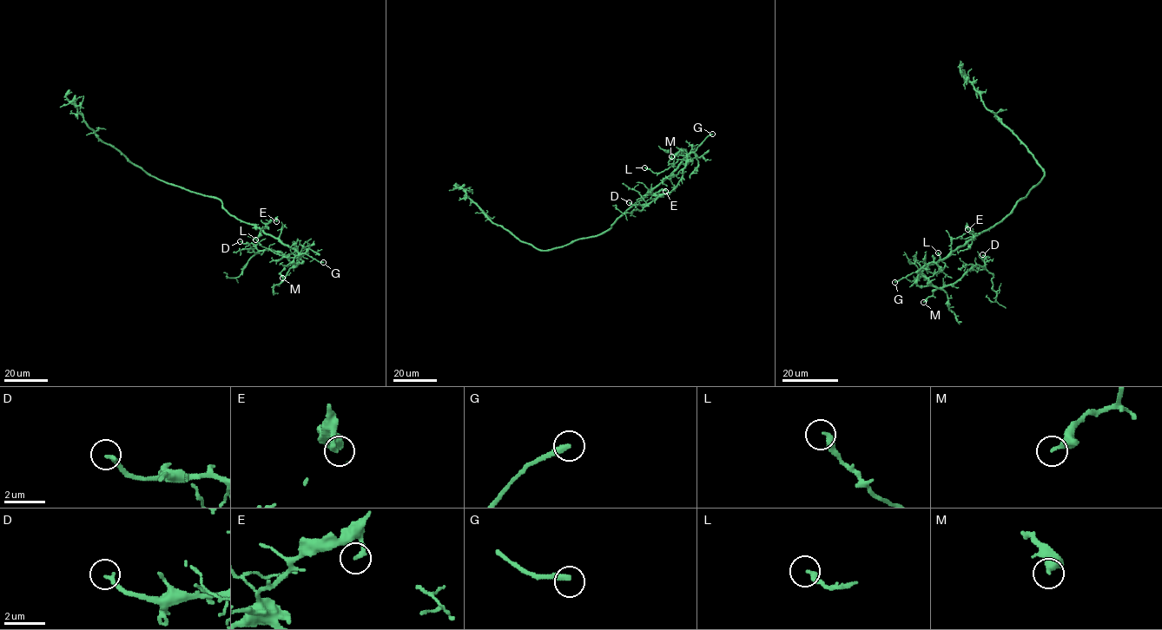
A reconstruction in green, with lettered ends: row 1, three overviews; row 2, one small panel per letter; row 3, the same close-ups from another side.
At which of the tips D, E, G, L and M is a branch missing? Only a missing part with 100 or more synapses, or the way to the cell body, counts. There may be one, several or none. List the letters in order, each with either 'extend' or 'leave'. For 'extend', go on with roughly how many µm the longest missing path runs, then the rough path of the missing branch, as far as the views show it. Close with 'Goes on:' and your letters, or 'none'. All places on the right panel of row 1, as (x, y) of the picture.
D: leave
E: leave
G: extend; missing 50 µm; course (894, 282), (876, 278), (877, 287), (881, 291), (883, 291), (885, 284), (886, 288), (882, 291), (879, 276)
L: leave
M: leave
Goes on: G

